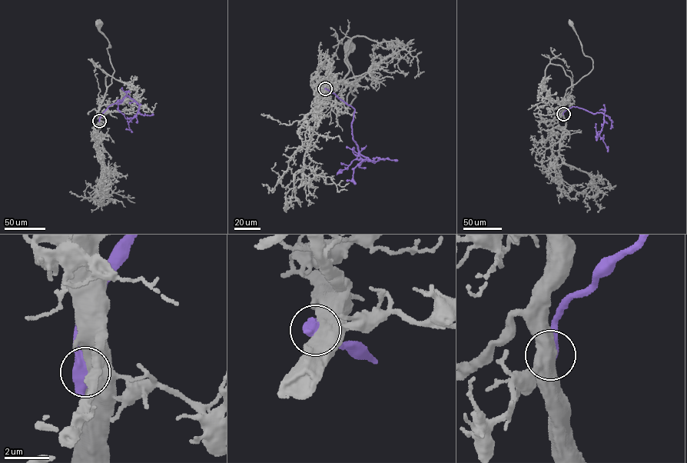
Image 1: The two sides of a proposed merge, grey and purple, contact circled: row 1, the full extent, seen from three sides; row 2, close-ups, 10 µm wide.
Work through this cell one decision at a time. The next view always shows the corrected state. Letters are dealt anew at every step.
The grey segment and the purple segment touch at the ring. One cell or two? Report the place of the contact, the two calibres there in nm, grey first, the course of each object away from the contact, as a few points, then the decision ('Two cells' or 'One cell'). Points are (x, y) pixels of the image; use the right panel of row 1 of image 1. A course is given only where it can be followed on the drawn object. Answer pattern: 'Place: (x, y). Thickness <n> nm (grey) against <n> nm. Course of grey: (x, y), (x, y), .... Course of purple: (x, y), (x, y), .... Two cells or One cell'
Place: (563, 114). Thickness 800 nm (grey) against 700 nm. Course of grey: (563, 114), (562, 102), (565, 90), (592, 68), (592, 59), (582, 52), (570, 23). Course of purple: (563, 114), (573, 106), (593, 113), (602, 113), (603, 124), (598, 134), (607, 151). Two cells

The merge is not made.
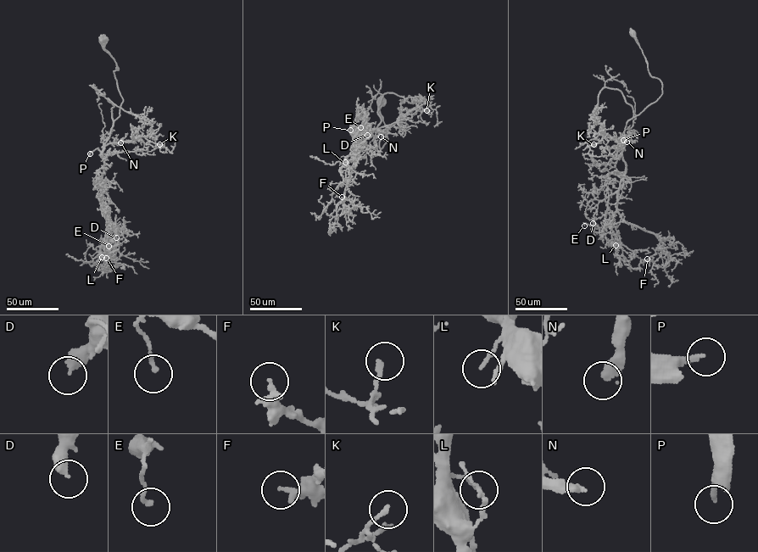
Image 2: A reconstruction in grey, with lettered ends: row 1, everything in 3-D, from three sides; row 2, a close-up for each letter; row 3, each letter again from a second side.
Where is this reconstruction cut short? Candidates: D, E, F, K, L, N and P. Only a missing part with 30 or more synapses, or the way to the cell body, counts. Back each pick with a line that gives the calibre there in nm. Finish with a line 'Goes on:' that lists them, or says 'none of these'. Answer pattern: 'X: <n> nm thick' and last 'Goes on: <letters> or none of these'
N: 340 nm thick
P: 200 nm thick
Goes on: N, P

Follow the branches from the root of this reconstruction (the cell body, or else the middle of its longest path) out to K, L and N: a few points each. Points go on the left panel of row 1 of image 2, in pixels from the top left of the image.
K: (103, 38), (105, 51), (116, 64), (114, 72), (123, 100), (105, 144), (147, 135), (159, 144)
L: (103, 38), (105, 51), (116, 64), (114, 72), (123, 100), (103, 153), (100, 188), (106, 226), (102, 257)
N: (103, 38), (105, 51), (116, 64), (118, 69), (114, 72), (123, 100), (105, 144), (120, 142)

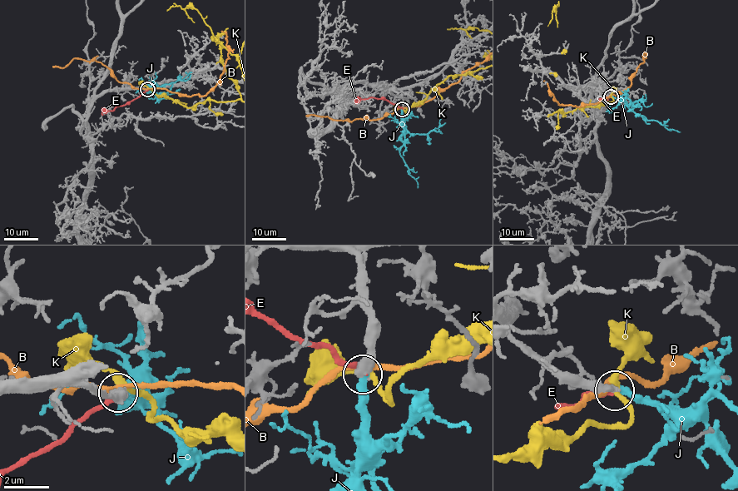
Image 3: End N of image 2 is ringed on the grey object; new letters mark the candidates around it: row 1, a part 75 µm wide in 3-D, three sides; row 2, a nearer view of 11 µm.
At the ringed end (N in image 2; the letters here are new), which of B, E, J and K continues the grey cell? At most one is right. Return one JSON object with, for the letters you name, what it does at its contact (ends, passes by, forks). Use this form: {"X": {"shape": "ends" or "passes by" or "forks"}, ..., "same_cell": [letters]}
{"J": {"shape": "ends"}, "same_cell": ["J"]}

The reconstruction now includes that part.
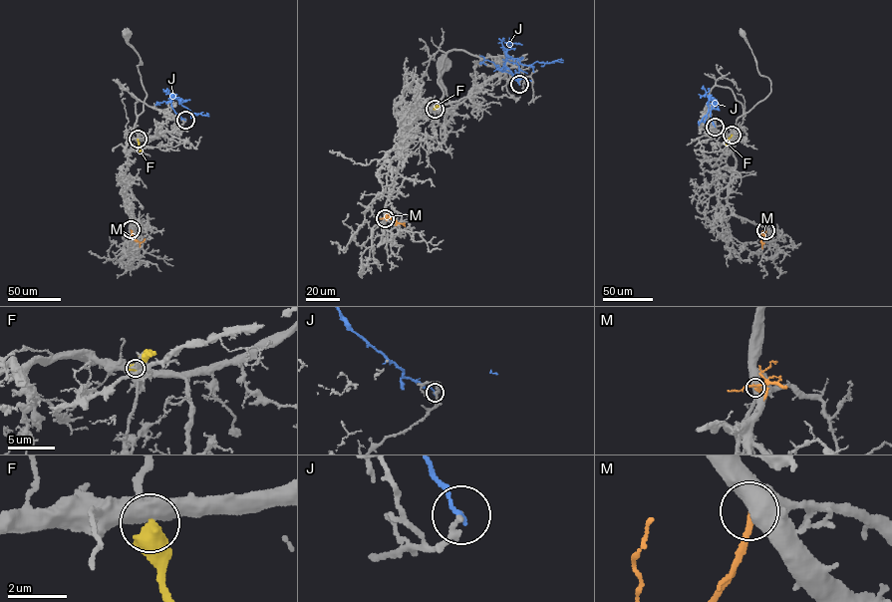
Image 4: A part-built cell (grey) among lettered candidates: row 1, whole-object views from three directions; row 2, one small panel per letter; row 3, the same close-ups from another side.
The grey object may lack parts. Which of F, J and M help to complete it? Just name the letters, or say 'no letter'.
M

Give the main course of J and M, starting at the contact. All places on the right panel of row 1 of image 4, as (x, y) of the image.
J: (715, 127), (710, 115), (712, 106), (717, 103), (714, 98), (710, 98), (708, 113), (698, 121)
M: (765, 230), (760, 241), (762, 245), (764, 243)

